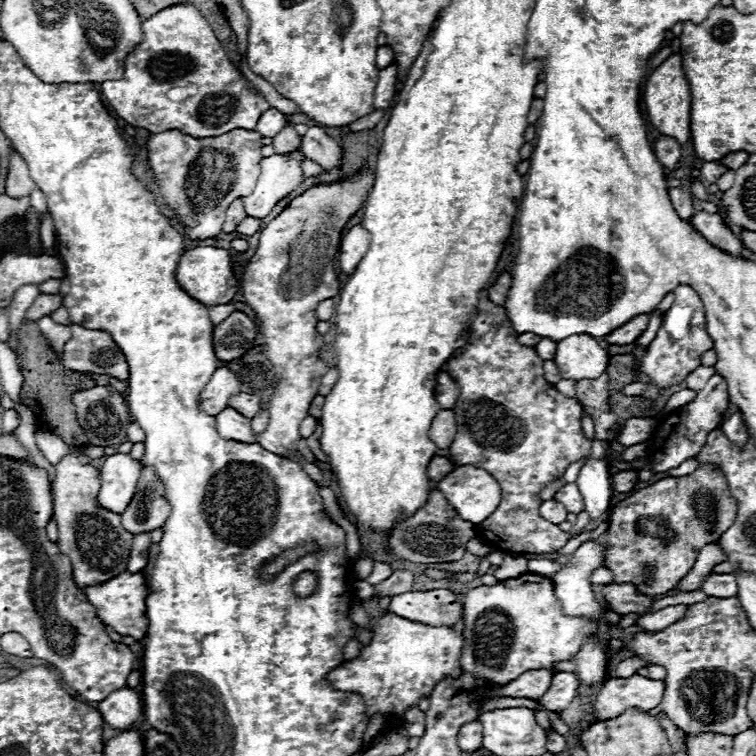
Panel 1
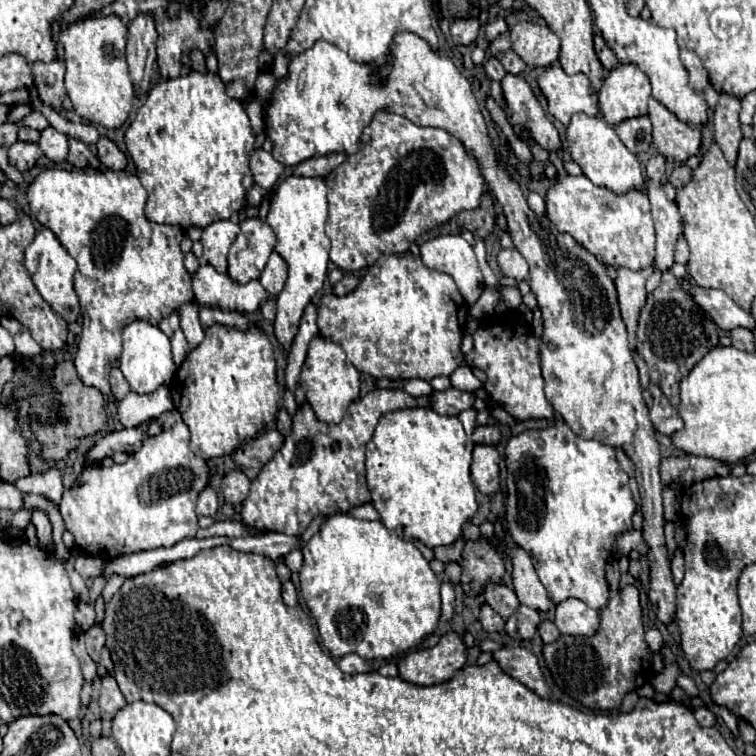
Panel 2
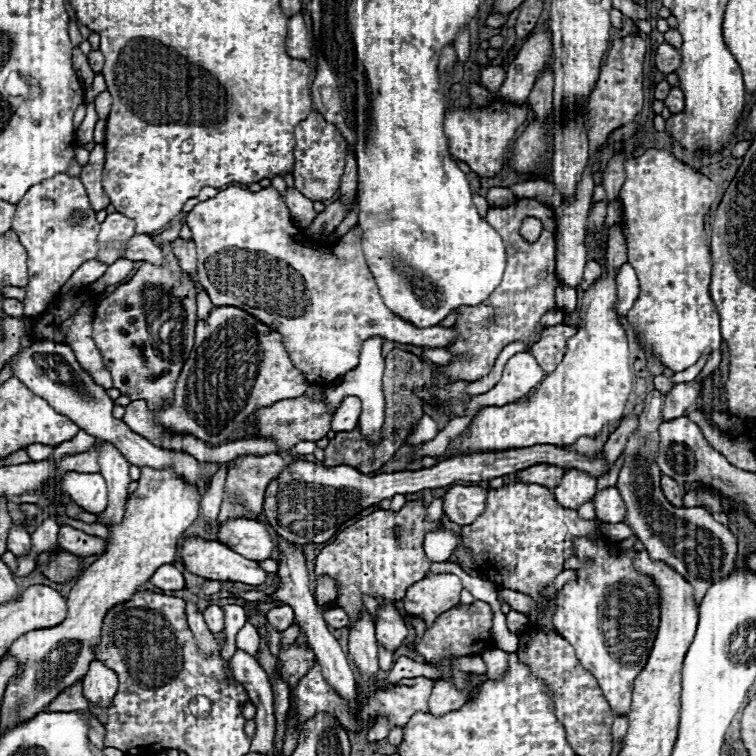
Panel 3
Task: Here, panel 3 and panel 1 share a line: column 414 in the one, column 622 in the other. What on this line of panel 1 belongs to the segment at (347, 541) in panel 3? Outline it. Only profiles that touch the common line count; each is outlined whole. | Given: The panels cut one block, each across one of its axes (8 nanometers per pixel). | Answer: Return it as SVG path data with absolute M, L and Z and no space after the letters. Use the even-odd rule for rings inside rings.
M704 464L688 476L662 478L650 486L638 488L614 508L610 516L610 528L600 538L600 542L604 540L608 548L606 568L614 572L616 584L632 582L638 586L642 594L652 598L660 596L672 590L688 574L688 570L692 570L702 546L716 542L734 524L736 512L738 512L738 502L736 498L732 498L726 476L712 464Z

